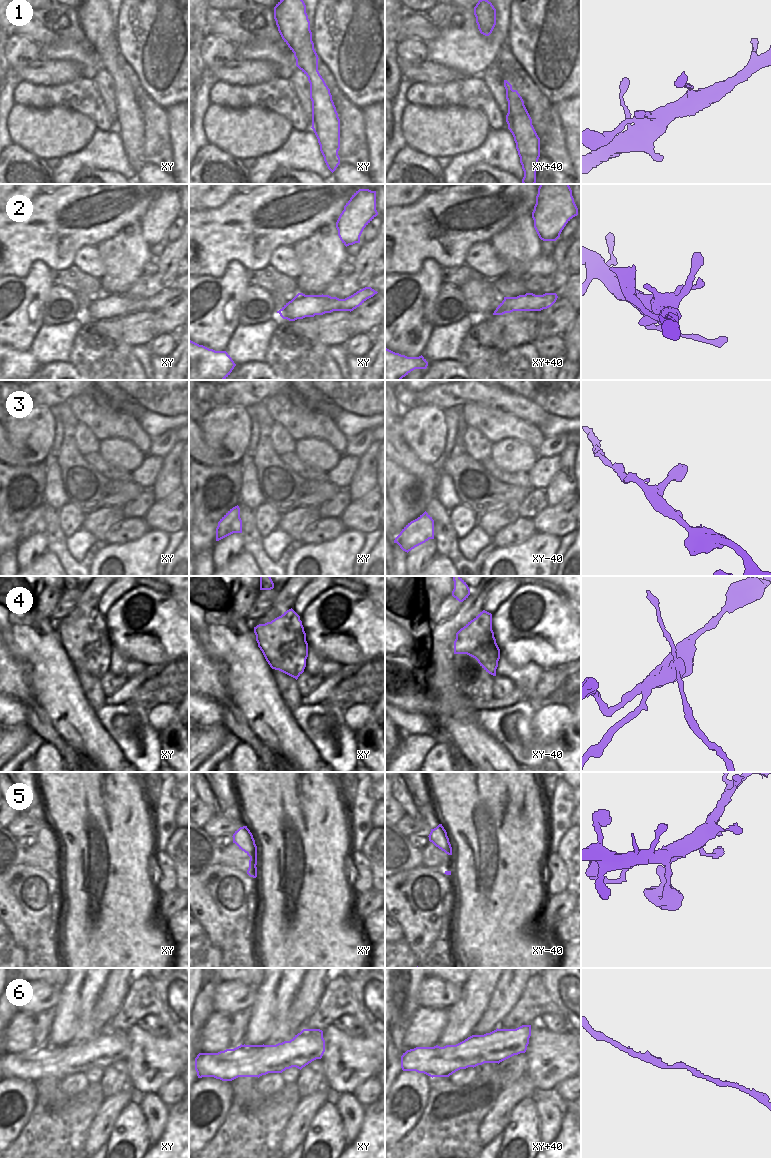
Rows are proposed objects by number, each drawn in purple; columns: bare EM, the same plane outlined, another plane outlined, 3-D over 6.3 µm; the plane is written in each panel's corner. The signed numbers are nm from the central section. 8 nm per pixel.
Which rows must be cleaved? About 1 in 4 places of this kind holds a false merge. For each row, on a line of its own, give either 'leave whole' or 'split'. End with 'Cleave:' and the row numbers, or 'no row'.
1: leave whole
2: leave whole
3: leave whole
4: split
5: split
6: leave whole
Cleave: 4, 5

